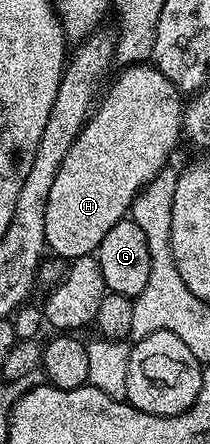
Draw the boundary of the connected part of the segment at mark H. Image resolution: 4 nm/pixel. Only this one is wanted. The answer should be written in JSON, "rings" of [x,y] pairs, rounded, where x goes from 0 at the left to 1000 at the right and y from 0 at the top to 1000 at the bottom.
{"rings":[[[714,142],[610,146],[576,162],[543,185],[519,185],[529,191],[505,221],[462,230],[362,322],[324,331],[324,349],[305,349],[286,385],[267,385],[248,430],[229,430],[229,475],[210,475],[210,529],[224,563],[262,581],[433,577],[495,529],[514,529],[514,520],[533,520],[533,511],[552,511],[552,502],[586,498],[614,482],[619,462],[648,439],[795,378],[790,360],[824,349],[848,315],[871,315],[876,218],[852,200]]]}

